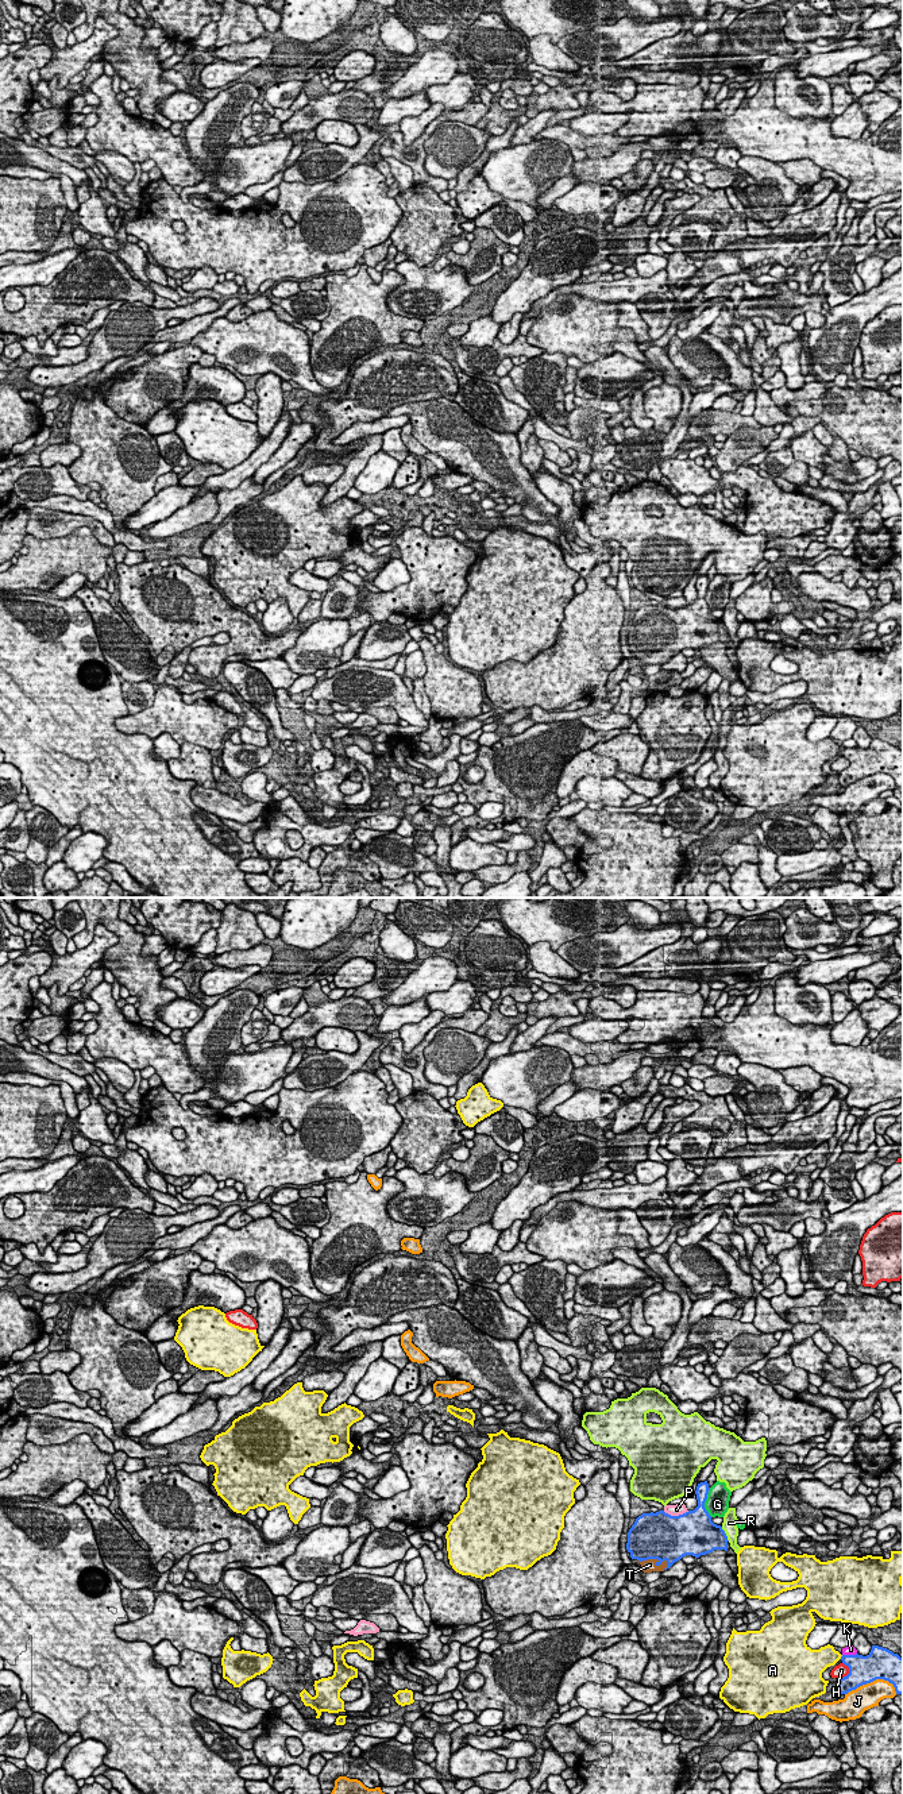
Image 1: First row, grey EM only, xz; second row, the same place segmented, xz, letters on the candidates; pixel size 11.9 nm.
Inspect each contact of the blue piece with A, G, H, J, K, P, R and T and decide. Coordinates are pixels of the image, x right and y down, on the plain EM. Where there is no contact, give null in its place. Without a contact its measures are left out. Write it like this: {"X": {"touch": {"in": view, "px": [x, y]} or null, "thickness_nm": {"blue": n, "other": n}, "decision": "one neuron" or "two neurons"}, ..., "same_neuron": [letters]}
{"A": {"touch": {"in": "xz", "px": [841, 749]}, "thickness_nm": {"blue": 260, "other": 240}, "decision": "two neurons"}, "G": {"touch": {"in": "xz", "px": [705, 594]}, "thickness_nm": {"blue": 280, "other": 280}, "decision": "two neurons"}, "H": {"touch": {"in": "xz", "px": [849, 766]}, "thickness_nm": {"blue": 340, "other": 160}, "decision": "two neurons"}, "J": {"touch": {"in": "xz", "px": [872, 774]}, "thickness_nm": {"blue": 380, "other": 280}, "decision": "two neurons"}, "K": {"touch": {"in": "xz", "px": [849, 748]}, "thickness_nm": {"blue": 340, "other": 120}, "decision": "two neurons"}, "P": {"touch": {"in": "xz", "px": [676, 609]}, "thickness_nm": {"blue": 500, "other": 130}, "decision": "two neurons"}, "R": {"touch": {"in": "xz", "px": [725, 627]}, "thickness_nm": {"blue": 400, "other": 160}, "decision": "two neurons"}, "T": {"touch": {"in": "xz", "px": [655, 651]}, "thickness_nm": {"blue": 500, "other": 140}, "decision": "one neuron"}, "same_neuron": ["T"]}

